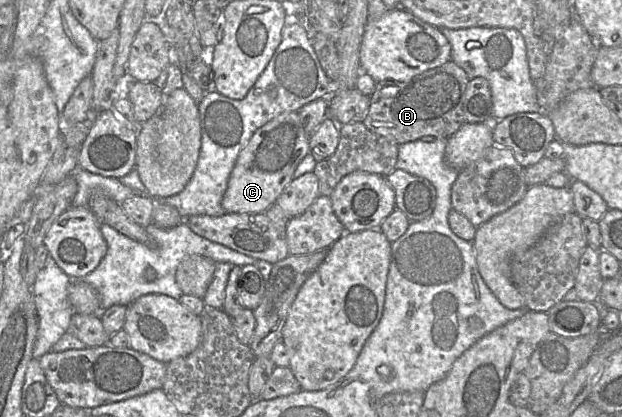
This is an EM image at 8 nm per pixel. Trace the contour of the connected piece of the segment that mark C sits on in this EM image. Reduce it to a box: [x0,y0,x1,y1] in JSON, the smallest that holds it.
[221,111,309,213]

